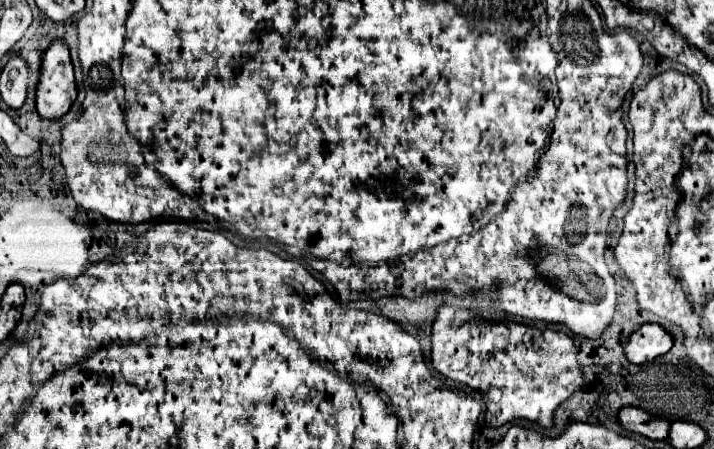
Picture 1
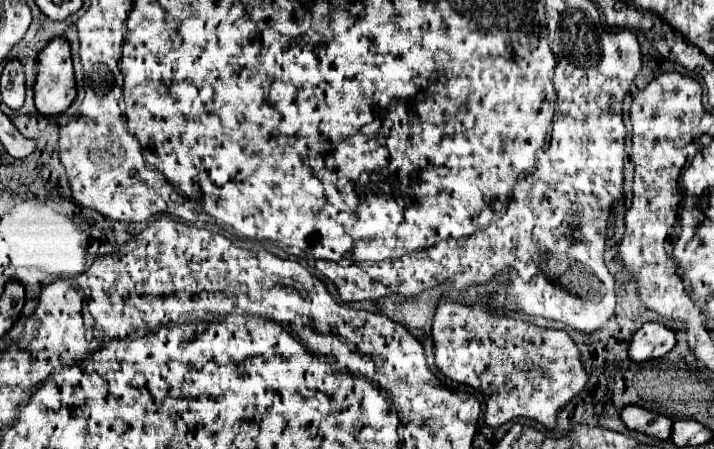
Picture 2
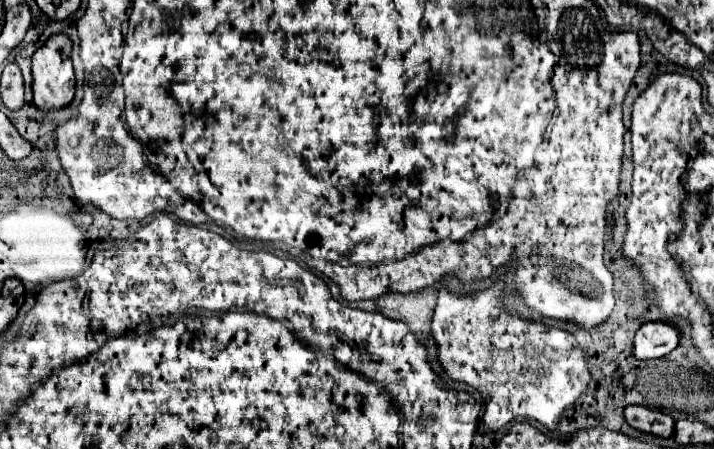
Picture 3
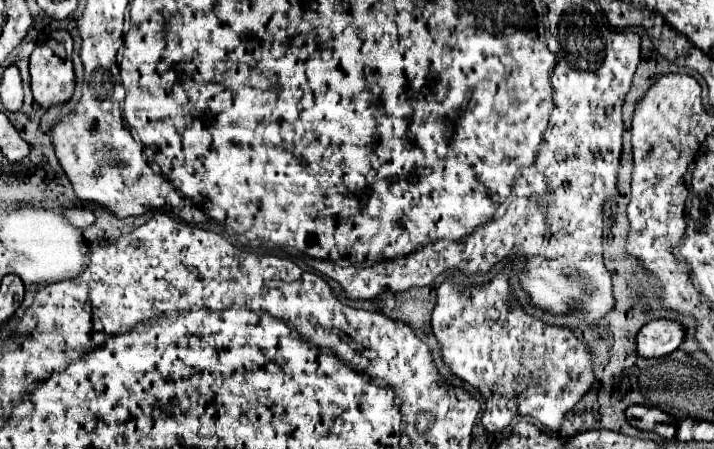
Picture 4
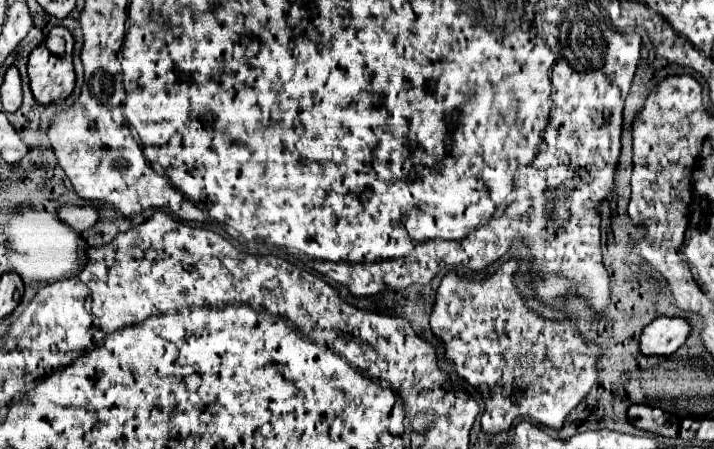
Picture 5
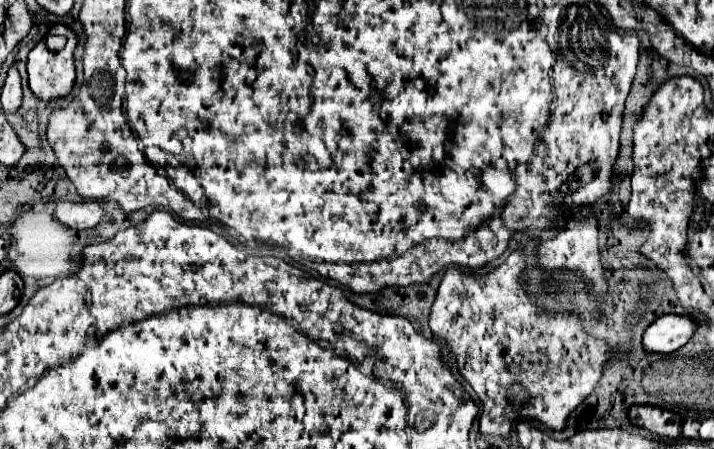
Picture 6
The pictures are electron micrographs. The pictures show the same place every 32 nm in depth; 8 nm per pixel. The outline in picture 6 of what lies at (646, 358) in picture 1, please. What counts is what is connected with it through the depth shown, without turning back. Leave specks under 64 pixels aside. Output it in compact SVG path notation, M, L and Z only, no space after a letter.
M666 314L656 318L642 336L642 346L646 352L670 354L682 348L694 334L694 322L688 316Z

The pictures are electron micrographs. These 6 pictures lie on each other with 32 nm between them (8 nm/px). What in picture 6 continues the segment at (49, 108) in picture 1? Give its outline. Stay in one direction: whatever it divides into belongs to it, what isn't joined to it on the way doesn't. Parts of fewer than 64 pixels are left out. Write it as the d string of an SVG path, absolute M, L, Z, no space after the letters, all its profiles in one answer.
M56 24L50 28L50 34L66 36L66 46L60 52L52 52L46 48L44 40L32 48L28 54L28 78L30 90L42 102L50 102L54 98L64 98L74 88L74 48L76 48L76 34L64 26Z

